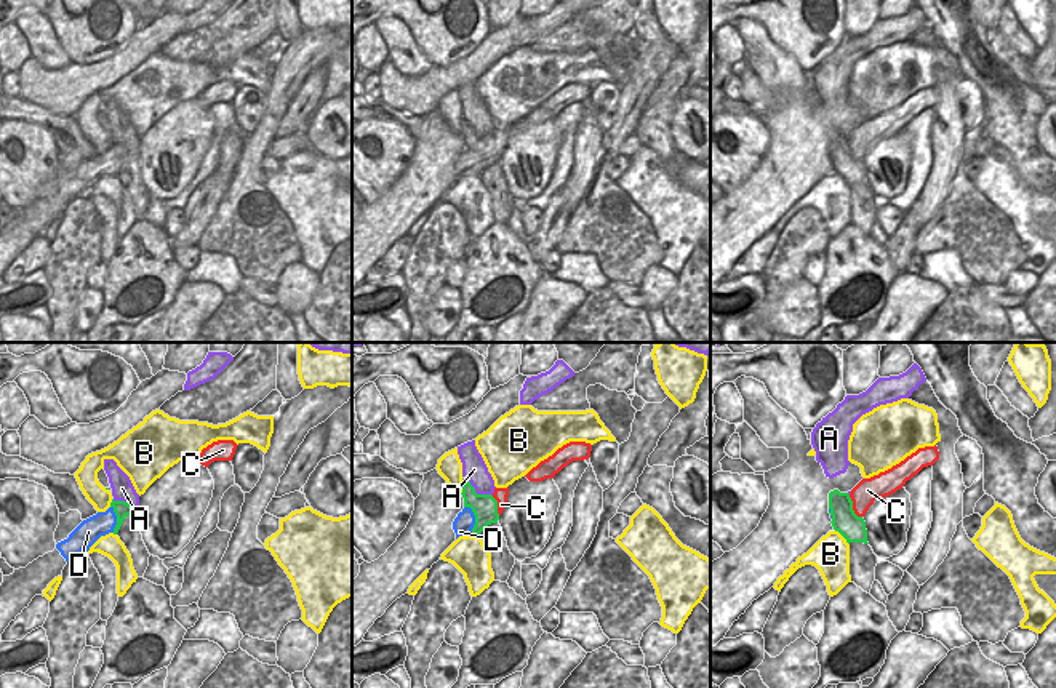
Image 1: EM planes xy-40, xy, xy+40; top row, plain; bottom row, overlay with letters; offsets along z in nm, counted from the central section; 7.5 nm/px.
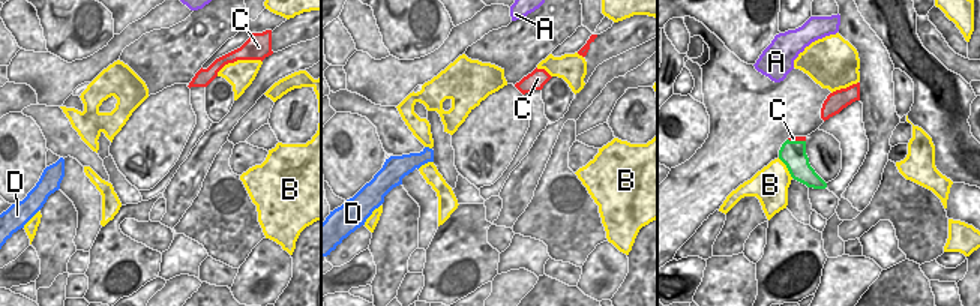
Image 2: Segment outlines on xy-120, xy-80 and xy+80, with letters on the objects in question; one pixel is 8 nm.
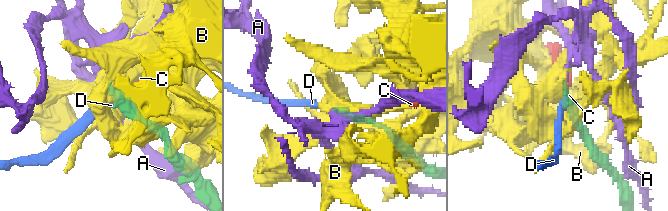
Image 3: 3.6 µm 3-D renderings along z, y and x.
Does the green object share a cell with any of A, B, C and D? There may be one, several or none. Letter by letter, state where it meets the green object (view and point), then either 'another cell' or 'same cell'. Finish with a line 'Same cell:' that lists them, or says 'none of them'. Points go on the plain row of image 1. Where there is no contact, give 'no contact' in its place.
A: xy (476, 135) | another cell
B: xy (463, 128) | another cell
C: xy+40 (852, 149) | another cell
D: xy (476, 160) | another cell
Same cell: none of them

